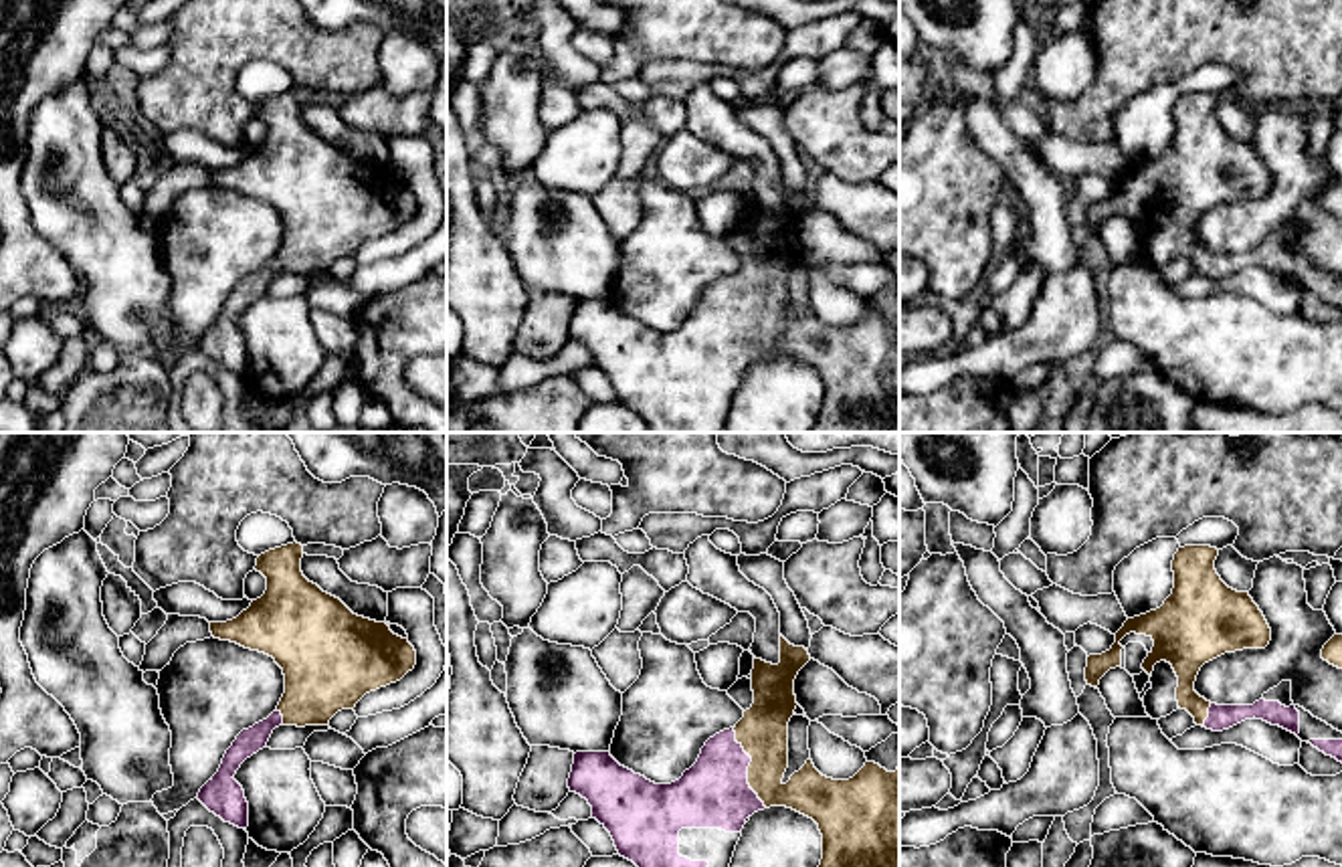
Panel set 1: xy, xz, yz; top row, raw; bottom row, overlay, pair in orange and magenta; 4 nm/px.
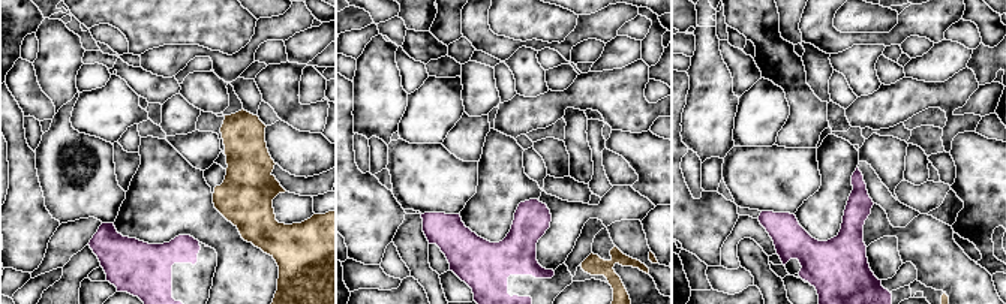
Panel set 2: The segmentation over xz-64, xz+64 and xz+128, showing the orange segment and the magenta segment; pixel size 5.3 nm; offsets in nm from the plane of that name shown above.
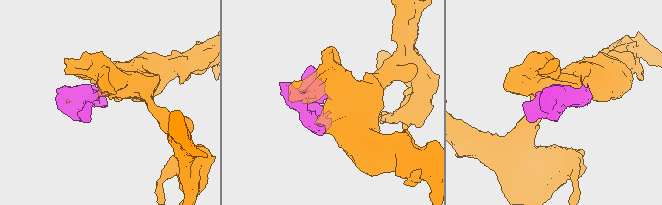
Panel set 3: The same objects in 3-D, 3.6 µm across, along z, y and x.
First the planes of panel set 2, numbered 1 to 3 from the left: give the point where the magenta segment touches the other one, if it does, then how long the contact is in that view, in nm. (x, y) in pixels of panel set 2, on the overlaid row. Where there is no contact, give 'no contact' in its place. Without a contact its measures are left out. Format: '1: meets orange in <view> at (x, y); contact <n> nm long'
1: no contact
2: no contact
3: no contact

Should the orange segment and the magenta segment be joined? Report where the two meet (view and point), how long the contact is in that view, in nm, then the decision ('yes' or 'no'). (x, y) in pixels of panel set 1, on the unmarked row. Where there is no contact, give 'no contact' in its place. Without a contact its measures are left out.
xz (748, 316) | 340 nm | yes

